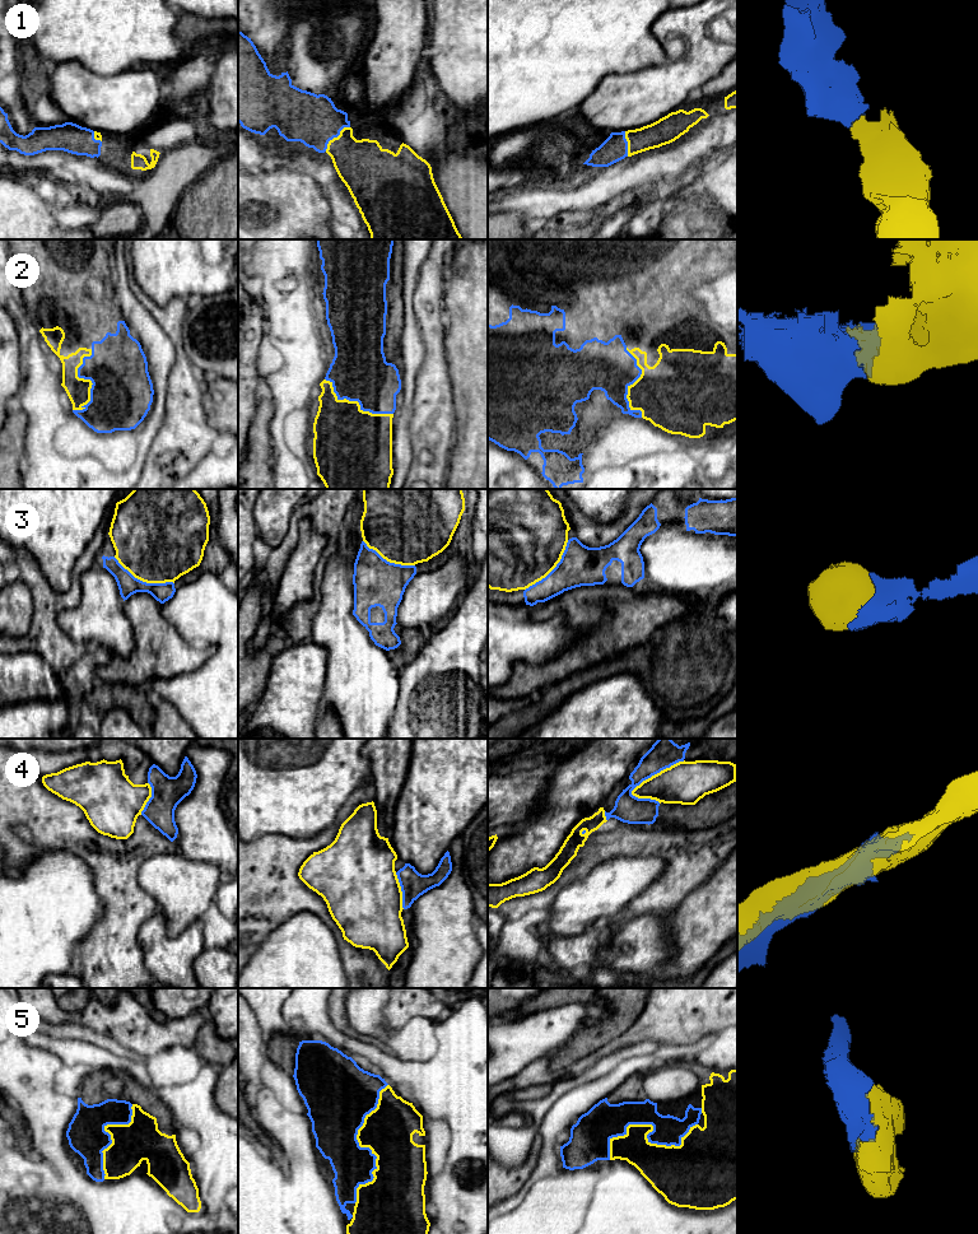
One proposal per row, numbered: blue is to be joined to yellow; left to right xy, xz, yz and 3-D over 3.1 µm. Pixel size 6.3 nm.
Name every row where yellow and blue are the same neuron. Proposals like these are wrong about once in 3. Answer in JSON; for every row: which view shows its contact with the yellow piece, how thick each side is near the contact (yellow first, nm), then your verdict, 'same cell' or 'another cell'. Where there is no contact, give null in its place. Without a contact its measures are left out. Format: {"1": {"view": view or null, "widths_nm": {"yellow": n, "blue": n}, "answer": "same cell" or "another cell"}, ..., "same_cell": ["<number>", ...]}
{"1": {"view": "xz", "widths_nm": {"yellow": 320, "blue": 320}, "answer": "same cell"}, "2": {"view": "xy", "widths_nm": {"yellow": 150, "blue": 380}, "answer": "same cell"}, "3": {"view": "xy", "widths_nm": {"yellow": 500, "blue": 130}, "answer": "same cell"}, "4": {"view": "yz", "widths_nm": {"yellow": 280, "blue": 180}, "answer": "another cell"}, "5": {"view": "yz", "widths_nm": {"yellow": 260, "blue": 190}, "answer": "same cell"}, "same_cell": ["1", "2", "3", "5"]}

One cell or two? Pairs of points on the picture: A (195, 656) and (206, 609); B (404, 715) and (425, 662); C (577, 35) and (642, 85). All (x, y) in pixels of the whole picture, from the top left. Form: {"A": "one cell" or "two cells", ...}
{"A": "two cells", "B": "one cell", "C": "two cells"}

